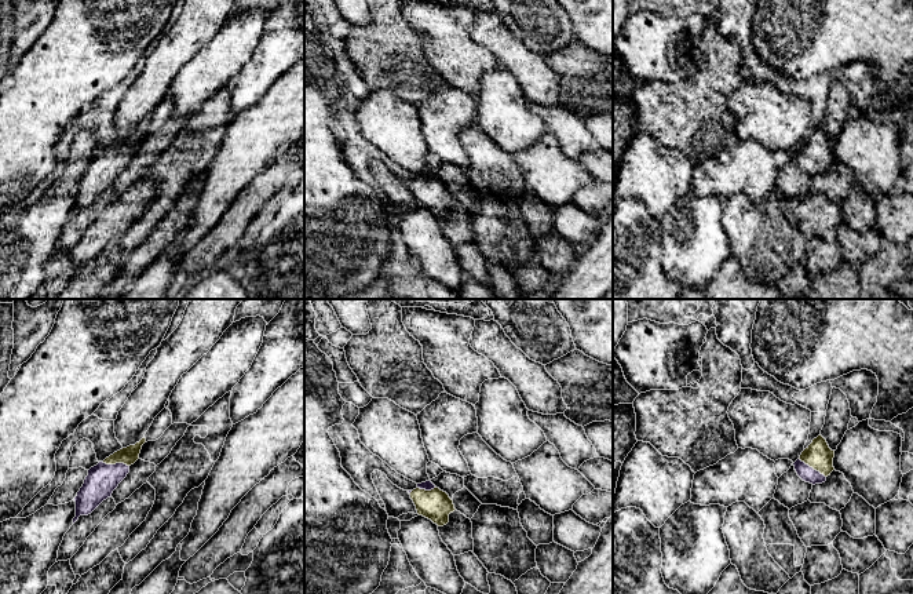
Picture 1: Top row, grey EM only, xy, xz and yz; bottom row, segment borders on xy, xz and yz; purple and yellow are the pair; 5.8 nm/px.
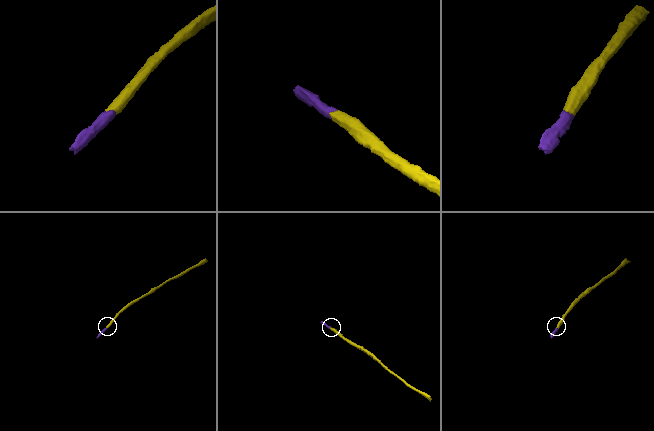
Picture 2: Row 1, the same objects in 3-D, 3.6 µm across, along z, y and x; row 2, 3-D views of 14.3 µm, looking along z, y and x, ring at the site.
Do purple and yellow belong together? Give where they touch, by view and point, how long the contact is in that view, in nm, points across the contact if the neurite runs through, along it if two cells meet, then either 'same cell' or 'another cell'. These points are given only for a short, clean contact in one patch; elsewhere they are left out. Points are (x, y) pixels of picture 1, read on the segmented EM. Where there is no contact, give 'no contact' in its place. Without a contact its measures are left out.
yz (811, 467) | 200 nm | across yz (804, 472), (811, 467), (818, 455) | same cell

